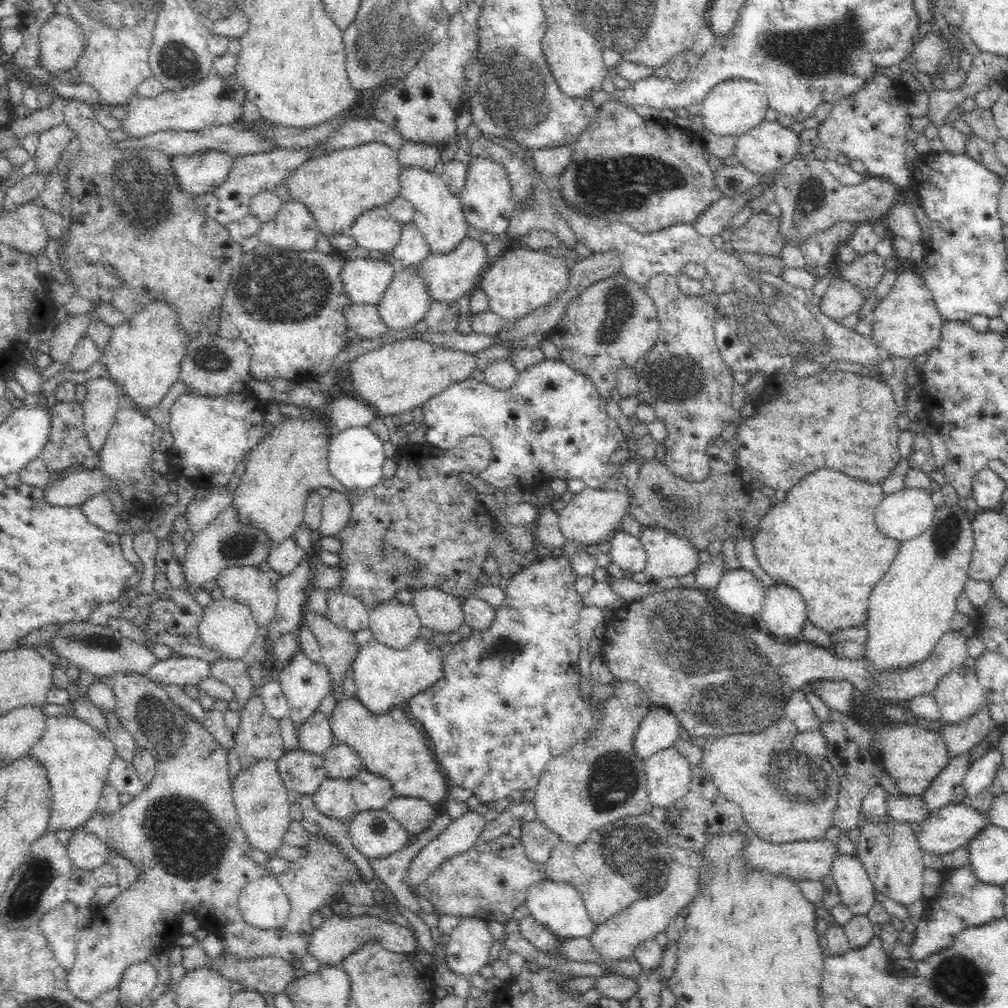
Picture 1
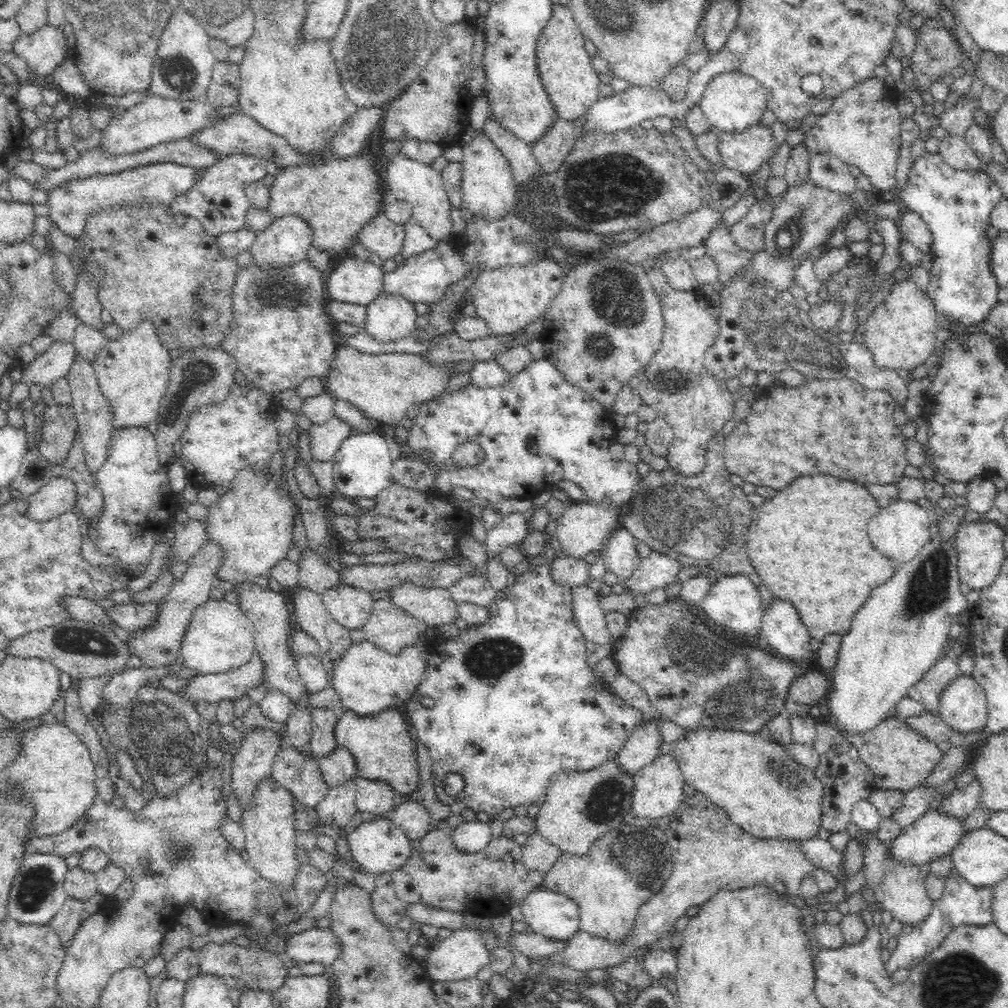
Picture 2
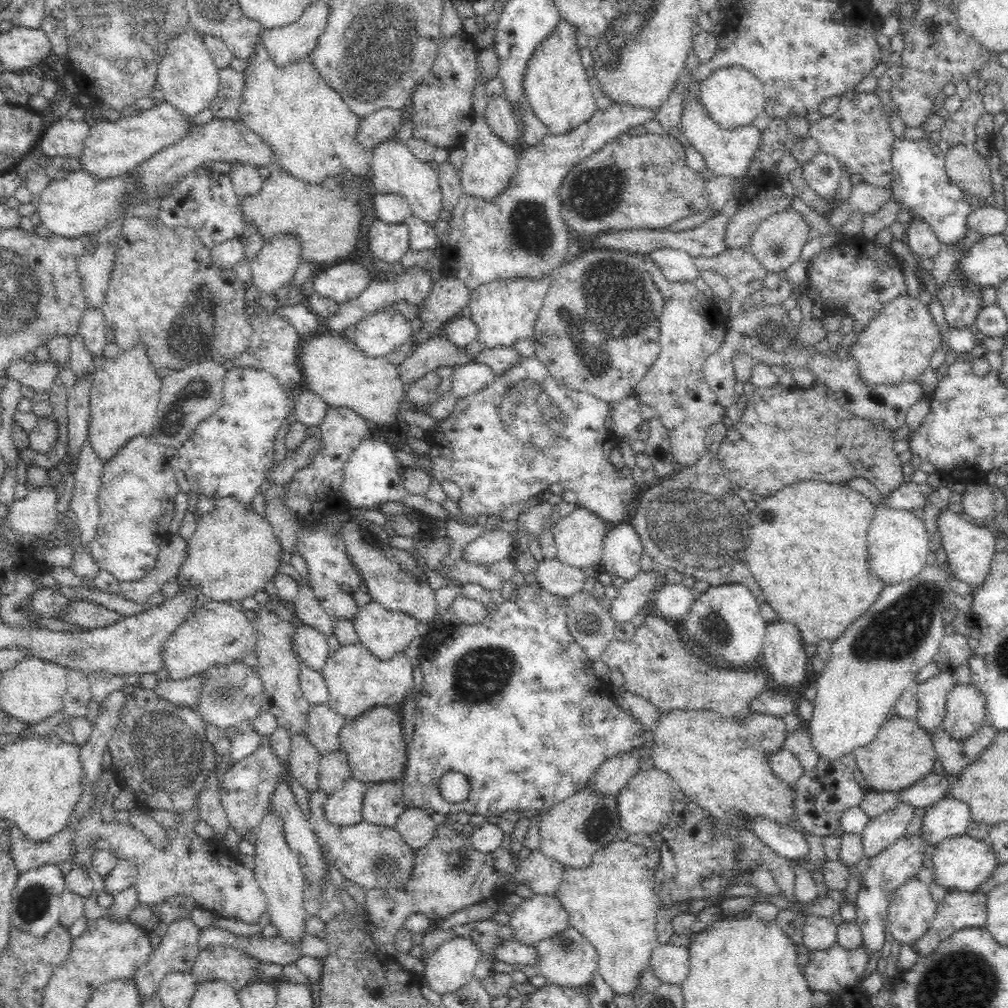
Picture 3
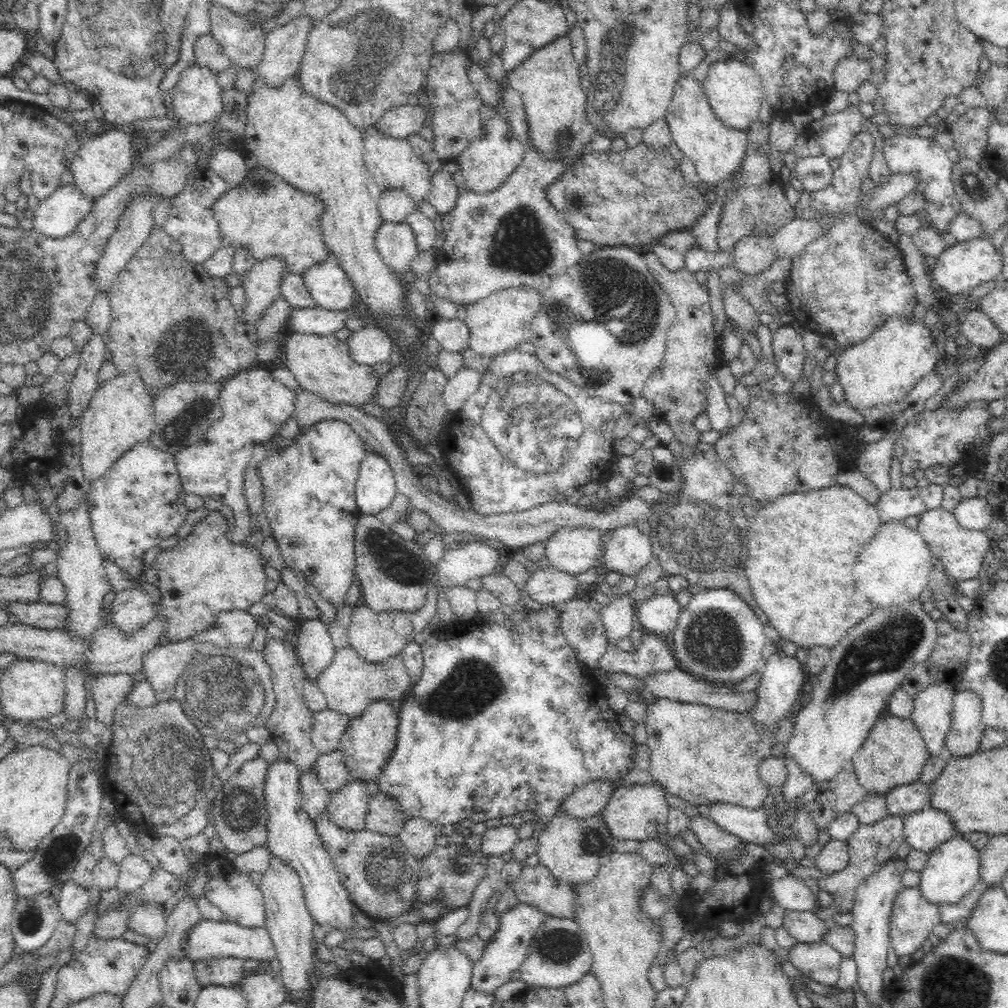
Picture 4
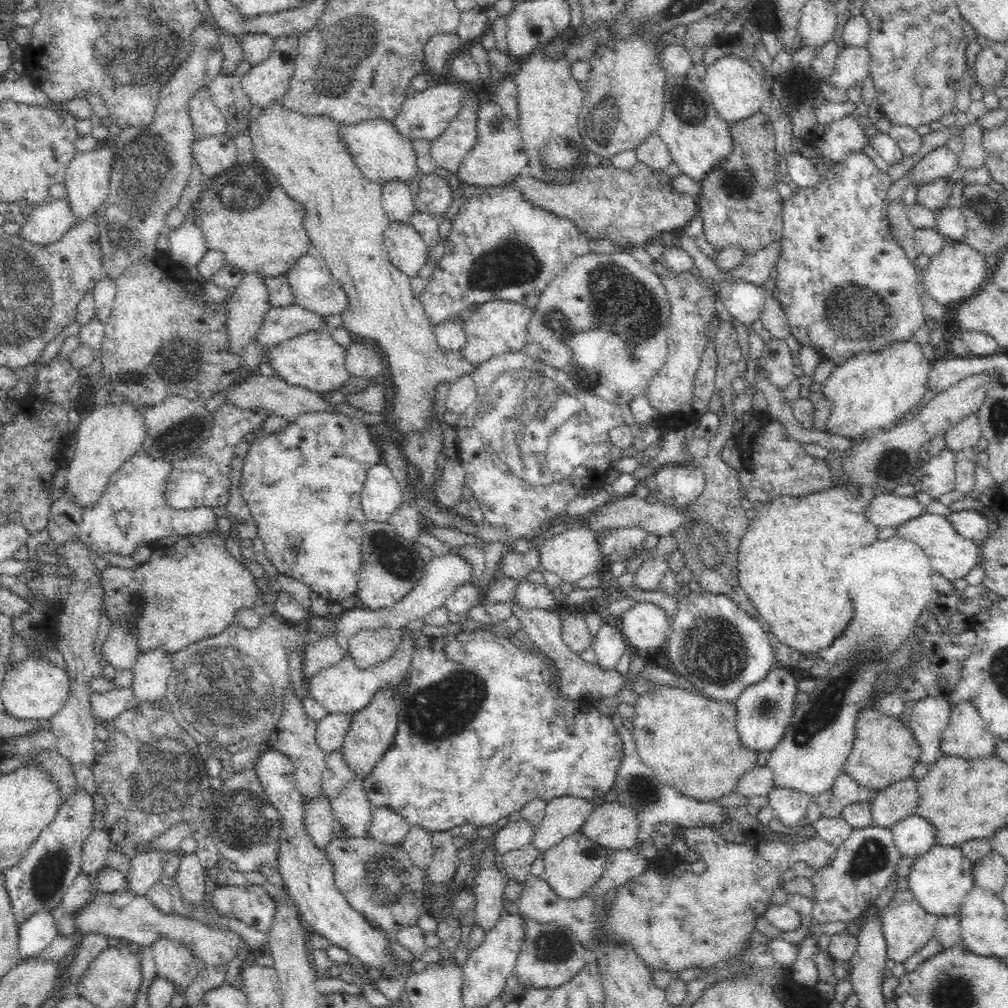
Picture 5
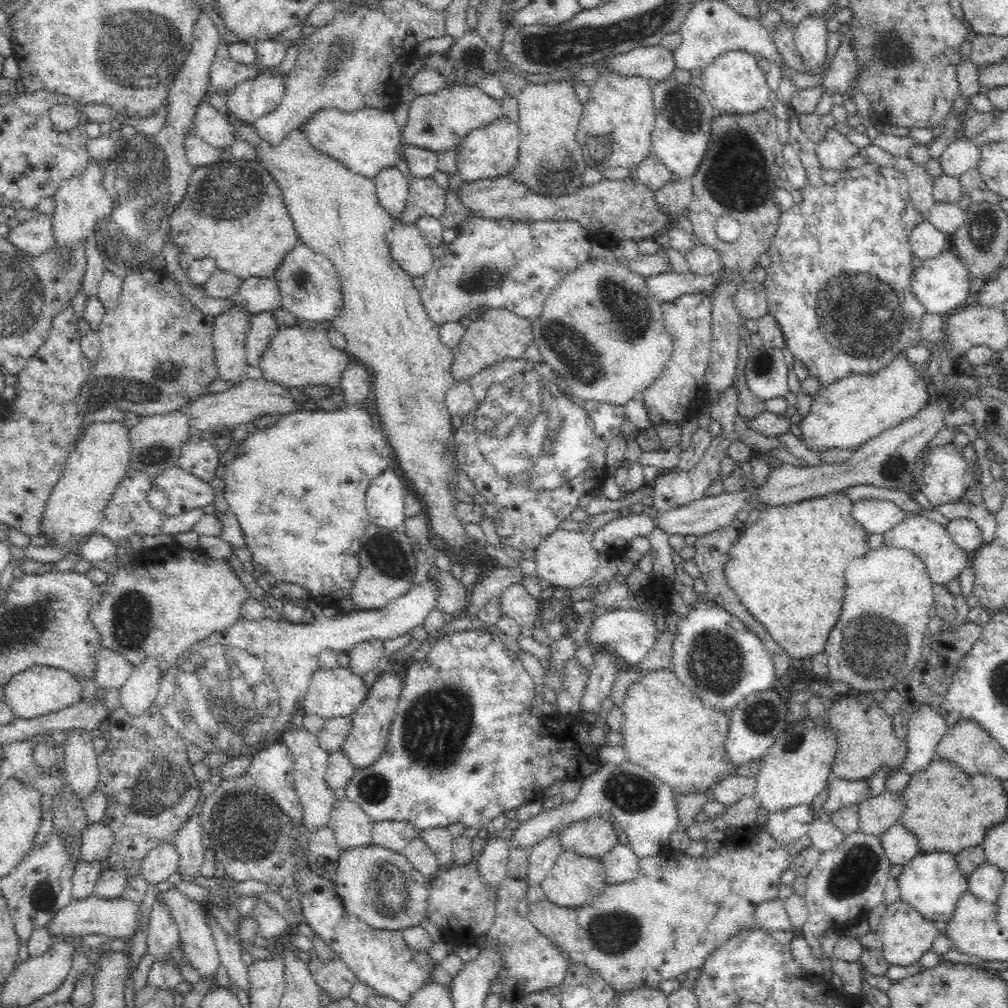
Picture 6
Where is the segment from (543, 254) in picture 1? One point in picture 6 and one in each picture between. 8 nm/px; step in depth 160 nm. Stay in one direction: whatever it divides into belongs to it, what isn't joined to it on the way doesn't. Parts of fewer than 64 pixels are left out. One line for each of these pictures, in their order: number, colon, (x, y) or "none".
2: (508, 299)
3: (505, 311)
4: (500, 322)
5: (498, 326)
6: (497, 334)

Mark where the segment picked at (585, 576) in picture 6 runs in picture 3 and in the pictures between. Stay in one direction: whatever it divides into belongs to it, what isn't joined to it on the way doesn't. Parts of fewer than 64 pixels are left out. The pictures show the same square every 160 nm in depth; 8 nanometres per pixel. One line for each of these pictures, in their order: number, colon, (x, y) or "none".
3: (579, 536)
4: (573, 550)
5: (574, 554)

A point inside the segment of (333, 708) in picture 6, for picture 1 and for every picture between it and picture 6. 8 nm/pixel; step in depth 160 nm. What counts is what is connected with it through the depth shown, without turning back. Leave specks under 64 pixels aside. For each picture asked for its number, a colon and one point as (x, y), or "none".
1: (385, 677)
2: (367, 680)
3: (357, 680)
4: (350, 684)
5: (344, 688)

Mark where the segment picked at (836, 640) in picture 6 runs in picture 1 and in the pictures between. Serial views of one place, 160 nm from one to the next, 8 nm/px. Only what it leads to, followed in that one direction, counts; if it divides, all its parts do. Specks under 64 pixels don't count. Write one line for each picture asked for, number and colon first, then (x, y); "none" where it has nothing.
1: (908, 513)
2: (900, 530)
3: (898, 541)
4: (895, 567)
5: (890, 584)

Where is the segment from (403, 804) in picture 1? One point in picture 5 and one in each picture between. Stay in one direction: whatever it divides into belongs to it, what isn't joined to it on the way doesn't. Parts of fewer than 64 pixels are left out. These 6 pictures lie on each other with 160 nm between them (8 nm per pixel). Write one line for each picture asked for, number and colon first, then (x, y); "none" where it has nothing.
2: (409, 815)
3: (415, 825)
4: (417, 835)
5: (417, 843)

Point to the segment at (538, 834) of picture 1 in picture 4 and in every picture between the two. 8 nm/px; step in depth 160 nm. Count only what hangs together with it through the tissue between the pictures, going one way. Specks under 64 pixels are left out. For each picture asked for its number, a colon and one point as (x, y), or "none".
2: (539, 854)
3: (543, 876)
4: (535, 886)

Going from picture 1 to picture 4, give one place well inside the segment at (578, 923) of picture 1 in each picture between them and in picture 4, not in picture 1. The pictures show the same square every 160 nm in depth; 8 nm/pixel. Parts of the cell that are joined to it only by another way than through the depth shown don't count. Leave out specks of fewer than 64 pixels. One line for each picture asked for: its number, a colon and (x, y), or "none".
2: (555, 916)
3: (537, 918)
4: (508, 949)

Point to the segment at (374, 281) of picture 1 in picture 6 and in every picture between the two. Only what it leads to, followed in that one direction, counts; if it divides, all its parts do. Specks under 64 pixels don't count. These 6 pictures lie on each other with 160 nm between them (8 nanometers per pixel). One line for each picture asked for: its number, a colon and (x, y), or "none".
2: (355, 280)
3: (341, 282)
4: (331, 288)
5: (314, 288)
6: (308, 282)

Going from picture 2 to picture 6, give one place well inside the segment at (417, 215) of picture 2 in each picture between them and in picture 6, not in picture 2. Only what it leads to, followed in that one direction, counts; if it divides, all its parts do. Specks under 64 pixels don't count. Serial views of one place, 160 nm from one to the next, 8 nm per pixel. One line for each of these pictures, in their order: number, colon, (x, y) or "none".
3: (395, 169)
4: (392, 162)
5: (382, 154)
6: (367, 141)

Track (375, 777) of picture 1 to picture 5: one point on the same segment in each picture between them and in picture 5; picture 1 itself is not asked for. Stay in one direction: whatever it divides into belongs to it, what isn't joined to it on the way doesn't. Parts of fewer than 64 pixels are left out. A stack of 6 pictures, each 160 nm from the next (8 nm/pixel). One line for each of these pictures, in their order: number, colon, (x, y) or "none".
2: (374, 796)
3: (383, 802)
4: (384, 816)
5: (387, 826)

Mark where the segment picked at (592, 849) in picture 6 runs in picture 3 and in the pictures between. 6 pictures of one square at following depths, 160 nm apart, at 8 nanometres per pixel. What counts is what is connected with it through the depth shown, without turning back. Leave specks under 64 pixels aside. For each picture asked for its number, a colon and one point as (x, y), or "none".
3: (645, 804)
4: (638, 812)
5: (613, 825)

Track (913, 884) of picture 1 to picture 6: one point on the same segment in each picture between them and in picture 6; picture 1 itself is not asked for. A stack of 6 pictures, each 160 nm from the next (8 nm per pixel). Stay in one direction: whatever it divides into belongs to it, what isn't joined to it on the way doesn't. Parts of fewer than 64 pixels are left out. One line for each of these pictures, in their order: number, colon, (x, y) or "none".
2: (900, 888)
3: (912, 911)
4: (912, 919)
5: (907, 927)
6: (905, 934)

